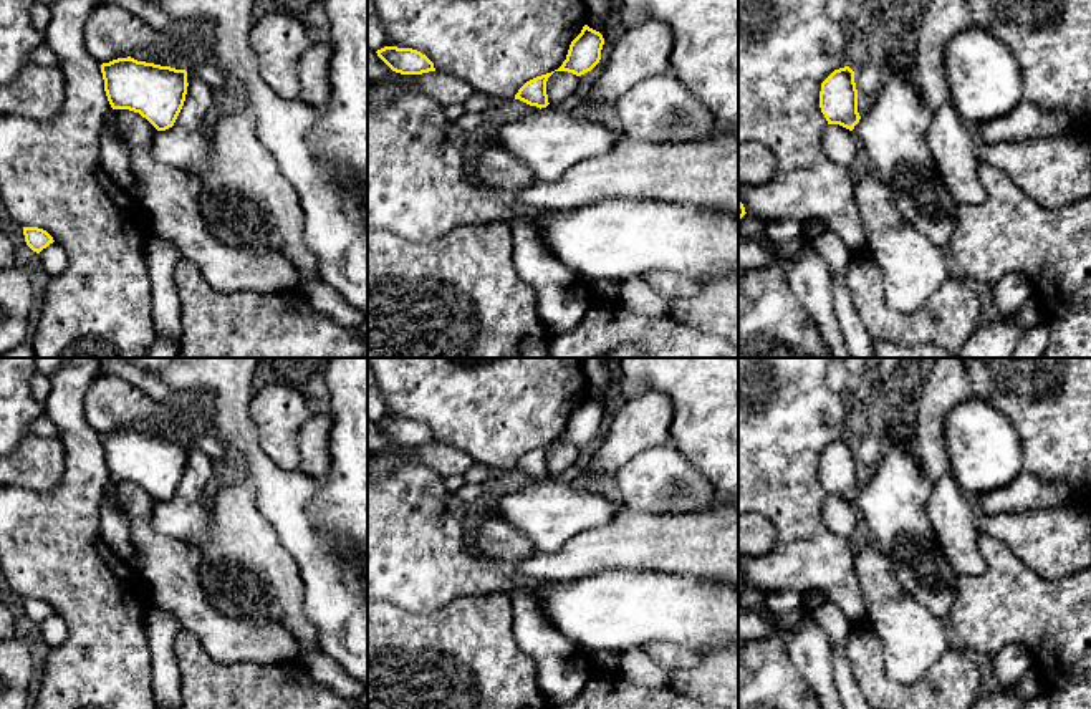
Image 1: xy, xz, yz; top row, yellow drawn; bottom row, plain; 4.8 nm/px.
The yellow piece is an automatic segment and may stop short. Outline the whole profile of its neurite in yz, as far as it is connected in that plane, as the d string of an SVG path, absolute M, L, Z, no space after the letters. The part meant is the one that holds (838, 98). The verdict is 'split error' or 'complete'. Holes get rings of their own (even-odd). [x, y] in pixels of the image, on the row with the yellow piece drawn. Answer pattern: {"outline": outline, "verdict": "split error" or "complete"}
{"outline": "M849 66L834 70L821 83L819 108L828 124L839 124L856 136L902 217L947 252L959 204L947 191L927 144L935 111L920 99L907 75L886 71L882 88L861 118L854 71Z", "verdict": "split error"}

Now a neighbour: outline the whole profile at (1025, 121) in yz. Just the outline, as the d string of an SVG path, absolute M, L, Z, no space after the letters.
M1021 99L1010 113L980 123L975 128L978 142L1018 142L1038 137L1061 137L1074 134L1071 118L1063 109L1040 109Z

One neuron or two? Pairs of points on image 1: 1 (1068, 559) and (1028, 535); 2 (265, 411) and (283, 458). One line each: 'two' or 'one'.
1: one
2: one

